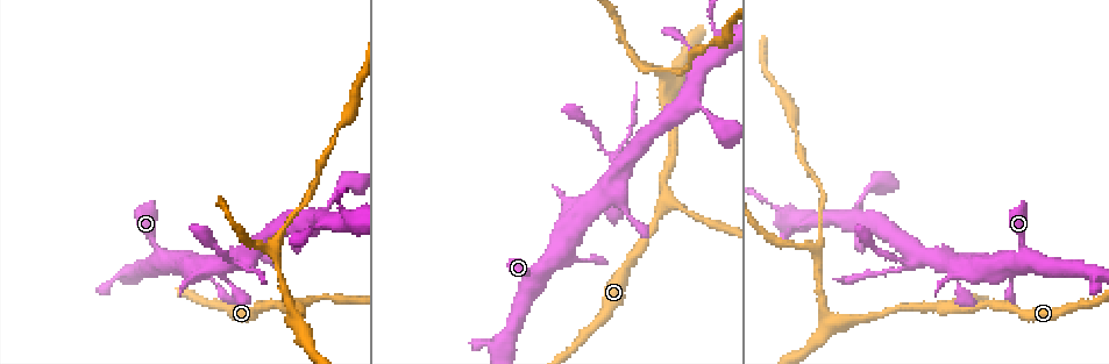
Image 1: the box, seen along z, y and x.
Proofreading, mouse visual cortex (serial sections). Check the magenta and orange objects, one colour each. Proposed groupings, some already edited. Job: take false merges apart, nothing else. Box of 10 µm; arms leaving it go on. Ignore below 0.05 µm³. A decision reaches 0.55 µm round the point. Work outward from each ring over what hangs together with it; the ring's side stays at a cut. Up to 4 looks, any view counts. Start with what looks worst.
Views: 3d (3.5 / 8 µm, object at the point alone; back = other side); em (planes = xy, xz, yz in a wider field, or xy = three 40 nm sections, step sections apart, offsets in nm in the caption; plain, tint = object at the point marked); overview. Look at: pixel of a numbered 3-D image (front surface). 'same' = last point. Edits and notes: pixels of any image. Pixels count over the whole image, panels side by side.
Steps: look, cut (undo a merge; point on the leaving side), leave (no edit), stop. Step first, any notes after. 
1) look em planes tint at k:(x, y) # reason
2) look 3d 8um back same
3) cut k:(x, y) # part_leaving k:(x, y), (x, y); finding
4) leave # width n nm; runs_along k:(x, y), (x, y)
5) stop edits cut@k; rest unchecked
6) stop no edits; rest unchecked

look 3d 3.5um at 1:(952, 309) # three arms meet

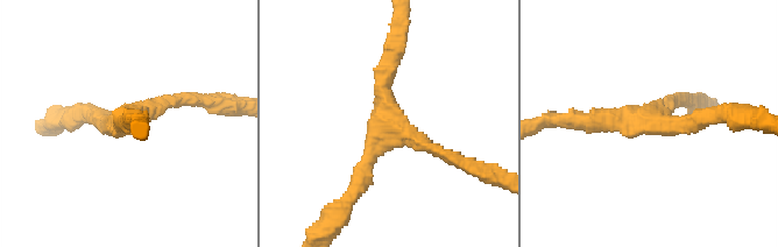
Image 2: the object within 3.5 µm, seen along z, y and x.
look em xy step 5 tint at 2:(648, 123) # arms 3; arm_widths 150, 200, 250 nm

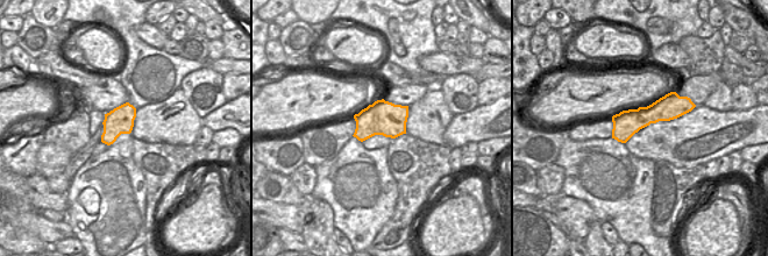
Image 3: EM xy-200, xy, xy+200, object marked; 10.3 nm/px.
leave # width 360 nm; runs_along 3:(685, 109), (658, 111), (614, 135); one cell here

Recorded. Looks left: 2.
look 3d 3.5um at 1:(347, 213) # sharp bend

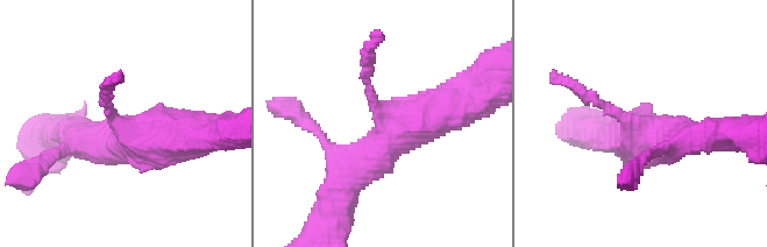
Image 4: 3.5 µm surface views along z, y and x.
look em xy step 2 tint at 4:(628, 124) # need the tissue

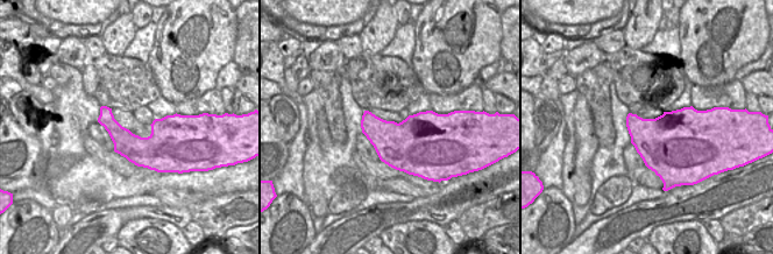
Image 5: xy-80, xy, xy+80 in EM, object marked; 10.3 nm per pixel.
leave # all the same cell

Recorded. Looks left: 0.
stop no edits; rest unchecked

